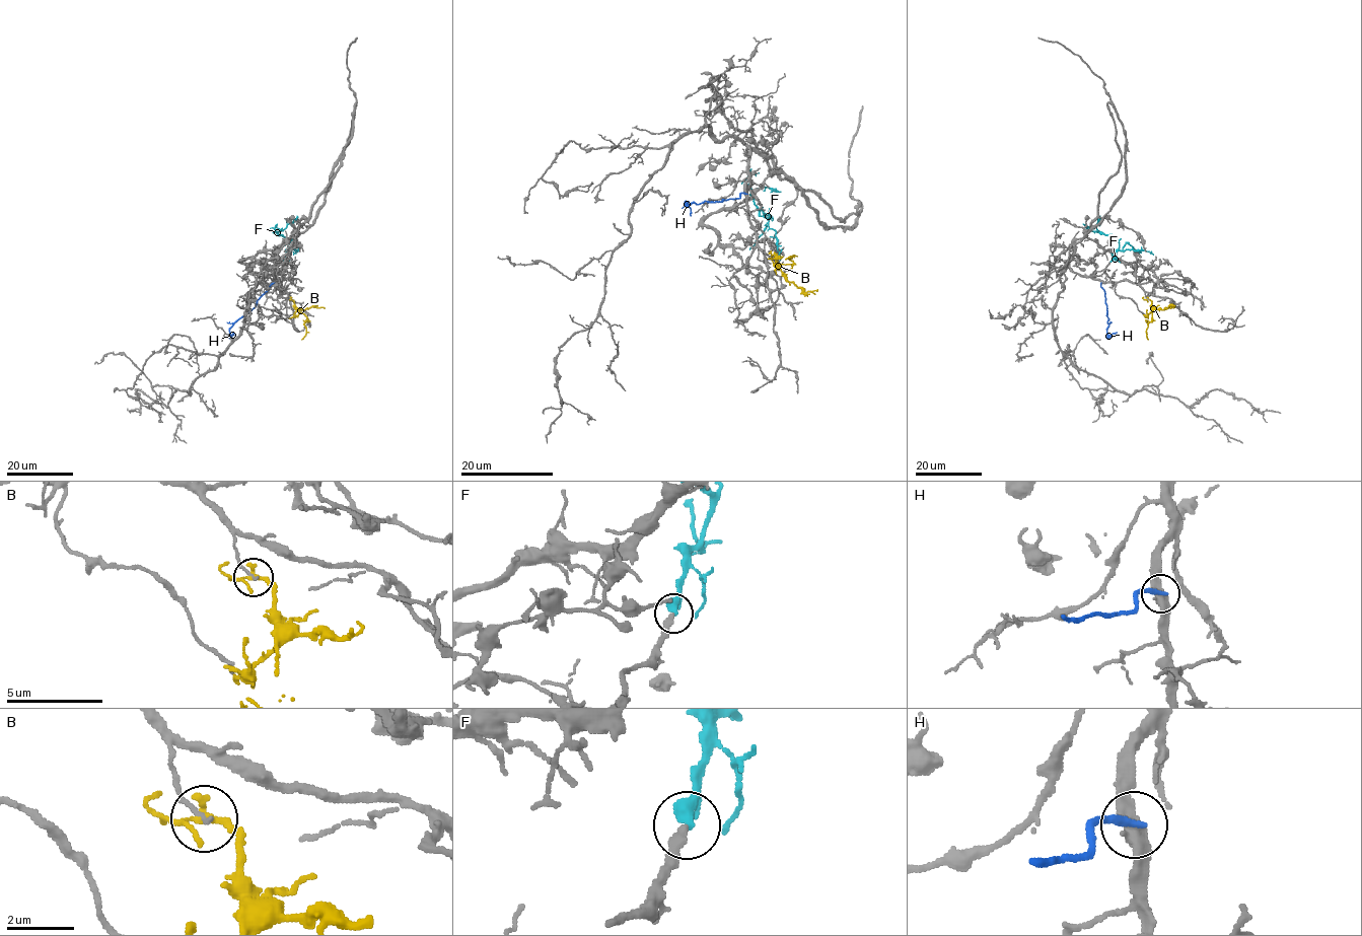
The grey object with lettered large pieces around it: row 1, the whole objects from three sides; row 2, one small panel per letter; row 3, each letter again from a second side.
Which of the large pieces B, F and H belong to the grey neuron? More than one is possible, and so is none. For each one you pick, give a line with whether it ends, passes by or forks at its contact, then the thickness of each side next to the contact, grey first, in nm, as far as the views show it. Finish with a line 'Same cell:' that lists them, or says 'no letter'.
F: it ends | 260/420 nm
Same cell: F

